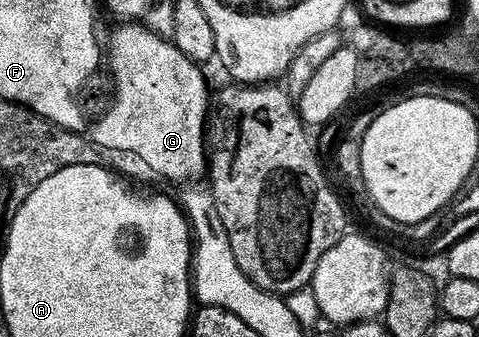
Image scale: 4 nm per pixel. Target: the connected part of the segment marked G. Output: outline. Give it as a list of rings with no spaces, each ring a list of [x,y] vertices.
[[[135,22],[117,23],[117,28],[109,34],[108,40],[106,36],[106,64],[112,67],[112,80],[116,83],[116,93],[112,96],[112,105],[104,112],[104,117],[93,126],[92,132],[90,128],[90,139],[97,148],[103,150],[126,150],[130,154],[138,154],[138,158],[142,158],[146,162],[146,166],[150,166],[152,172],[157,176],[165,176],[168,180],[188,180],[184,182],[196,182],[199,176],[205,175],[206,169],[210,163],[209,157],[206,155],[206,121],[210,115],[210,92],[208,96],[208,84],[204,81],[205,69],[197,64],[195,60],[186,58],[186,54],[182,54],[182,50],[178,50],[178,46],[173,44],[171,39],[160,36],[157,32],[151,32],[144,24]]]

